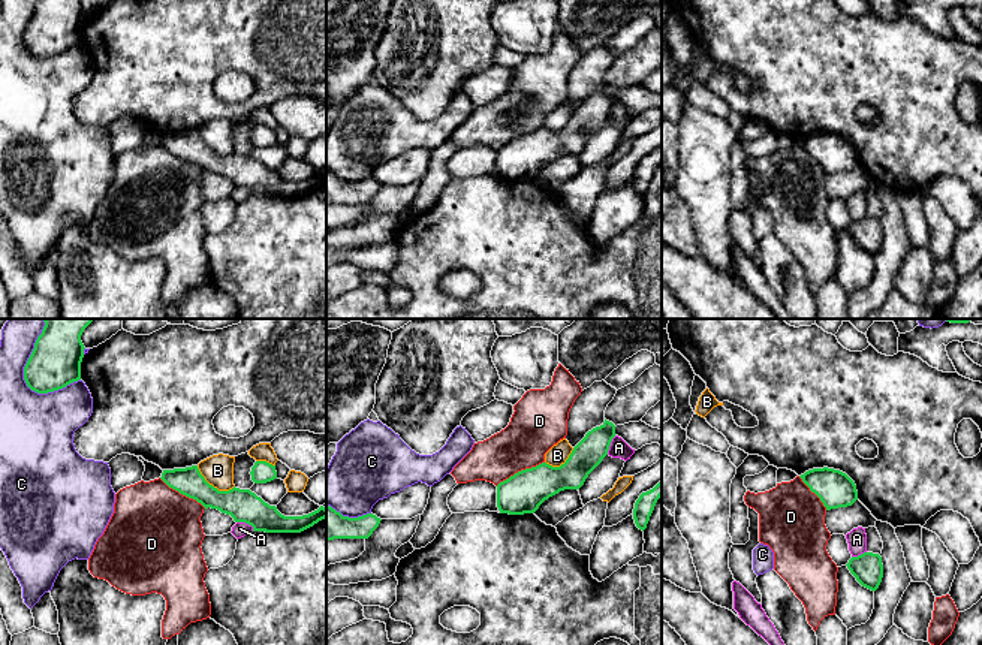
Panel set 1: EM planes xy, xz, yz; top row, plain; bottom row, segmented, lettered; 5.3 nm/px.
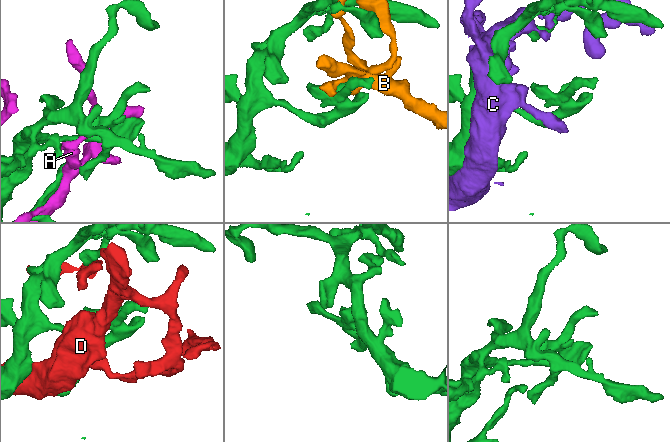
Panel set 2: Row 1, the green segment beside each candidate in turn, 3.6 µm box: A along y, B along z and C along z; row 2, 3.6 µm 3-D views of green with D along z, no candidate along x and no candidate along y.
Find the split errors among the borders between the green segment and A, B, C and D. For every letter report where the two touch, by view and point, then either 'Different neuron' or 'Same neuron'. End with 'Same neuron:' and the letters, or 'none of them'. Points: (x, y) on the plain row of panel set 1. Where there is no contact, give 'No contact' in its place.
A: Touches green at xy (246, 187). Different neuron
B: Touches green at xy (211, 150). Different neuron
C: Touches green at xy (29, 51). Different neuron
D: Touches green at xz (521, 135). Different neuron
Same neuron: none of them

